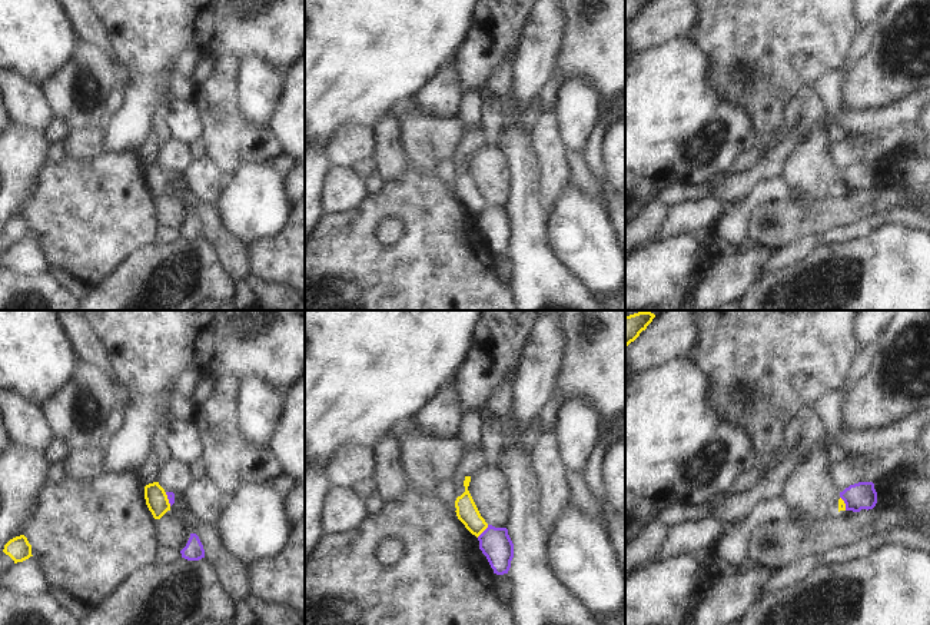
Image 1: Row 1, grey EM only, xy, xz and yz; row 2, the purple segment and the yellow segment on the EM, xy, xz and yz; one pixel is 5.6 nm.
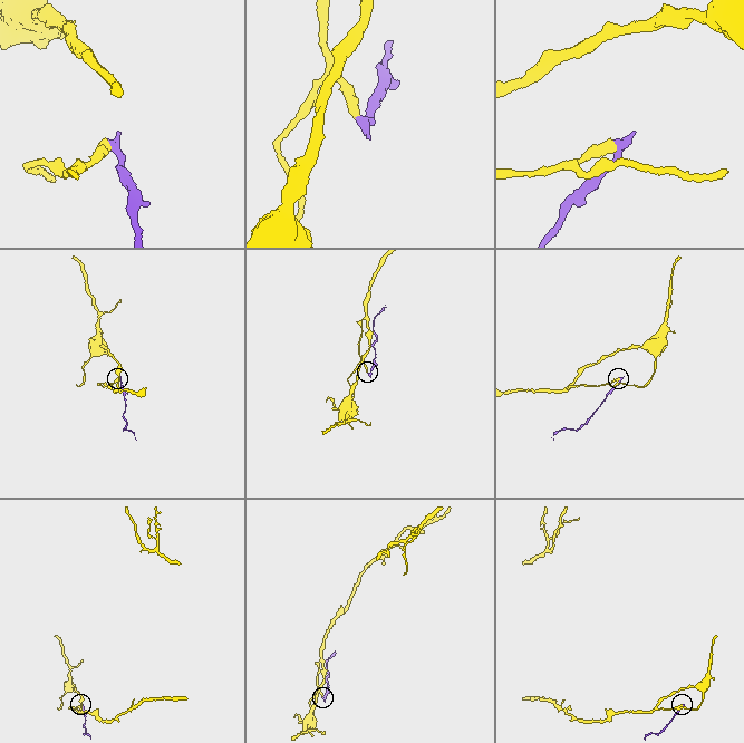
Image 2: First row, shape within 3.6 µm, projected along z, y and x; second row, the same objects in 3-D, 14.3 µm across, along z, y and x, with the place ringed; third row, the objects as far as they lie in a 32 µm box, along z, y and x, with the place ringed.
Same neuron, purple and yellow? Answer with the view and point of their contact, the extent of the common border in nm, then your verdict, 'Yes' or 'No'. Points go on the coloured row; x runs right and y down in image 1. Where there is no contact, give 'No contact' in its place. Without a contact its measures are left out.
Touches purple at xz (484, 531). Shared border 100 nm. No.

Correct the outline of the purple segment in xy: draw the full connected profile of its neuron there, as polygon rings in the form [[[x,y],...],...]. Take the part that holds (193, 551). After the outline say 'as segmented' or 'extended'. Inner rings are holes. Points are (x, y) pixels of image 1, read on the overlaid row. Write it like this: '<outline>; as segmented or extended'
[[[190,533],[186,546],[180,551],[182,558],[187,561],[199,561],[205,558],[203,545],[196,533]]]; as segmented

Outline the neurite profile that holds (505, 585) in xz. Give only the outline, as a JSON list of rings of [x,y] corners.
[[[508,574],[496,575],[498,581],[498,594],[502,598],[502,602],[511,608],[515,599],[514,581]]]

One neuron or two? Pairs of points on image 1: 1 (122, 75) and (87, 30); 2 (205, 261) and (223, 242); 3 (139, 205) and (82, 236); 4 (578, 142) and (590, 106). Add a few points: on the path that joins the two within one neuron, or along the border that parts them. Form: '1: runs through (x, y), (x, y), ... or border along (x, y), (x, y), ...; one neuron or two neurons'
1: runs through (118, 63), (109, 47), (99, 37); one neuron
2: border along (203, 238), (218, 253), (221, 265), (233, 279); two neurons
3: runs through (125, 213), (105, 213), (96, 222); one neuron
4: runs through (578, 133), (578, 117), (581, 115); one neuron

